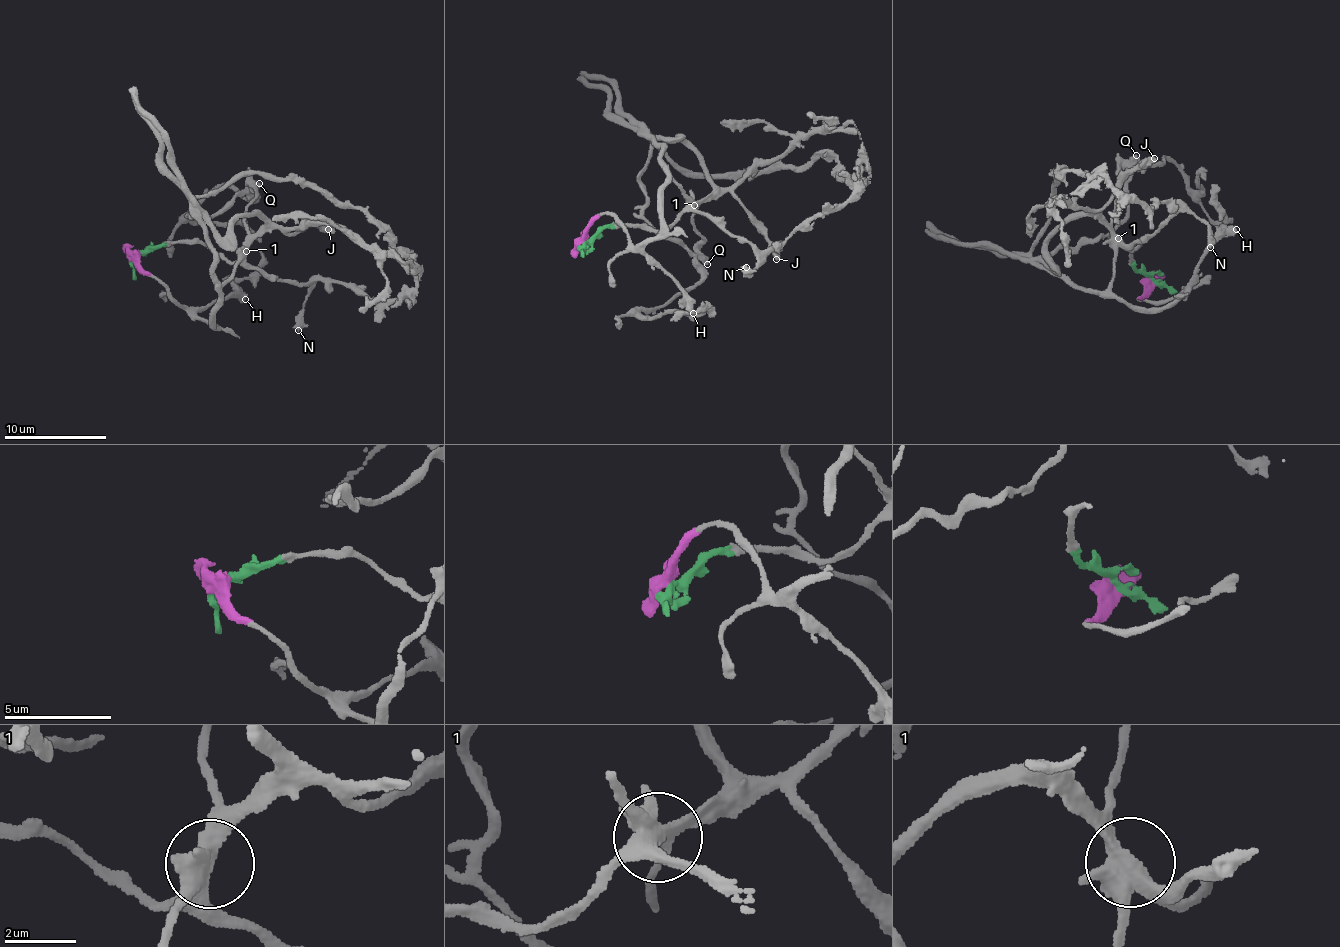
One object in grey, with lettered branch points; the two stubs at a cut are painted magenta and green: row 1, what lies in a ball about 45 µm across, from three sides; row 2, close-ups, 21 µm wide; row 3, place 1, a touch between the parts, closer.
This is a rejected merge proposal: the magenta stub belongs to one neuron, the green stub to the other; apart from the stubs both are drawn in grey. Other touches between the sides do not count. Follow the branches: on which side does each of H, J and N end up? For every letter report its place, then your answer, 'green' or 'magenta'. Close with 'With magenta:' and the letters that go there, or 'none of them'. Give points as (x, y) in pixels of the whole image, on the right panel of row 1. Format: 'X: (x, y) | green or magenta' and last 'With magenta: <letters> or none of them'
H: (1236, 229) | magenta
J: (1154, 158) | green
N: (1210, 247) | green
With magenta: H

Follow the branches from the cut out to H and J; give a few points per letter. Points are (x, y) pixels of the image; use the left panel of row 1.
H: (135, 255), (135, 266), (155, 278), (171, 298), (188, 308), (234, 295), (245, 299)
J: (135, 255), (160, 244), (201, 243), (234, 262), (260, 232), (280, 230), (288, 234), (316, 225), (329, 230)

